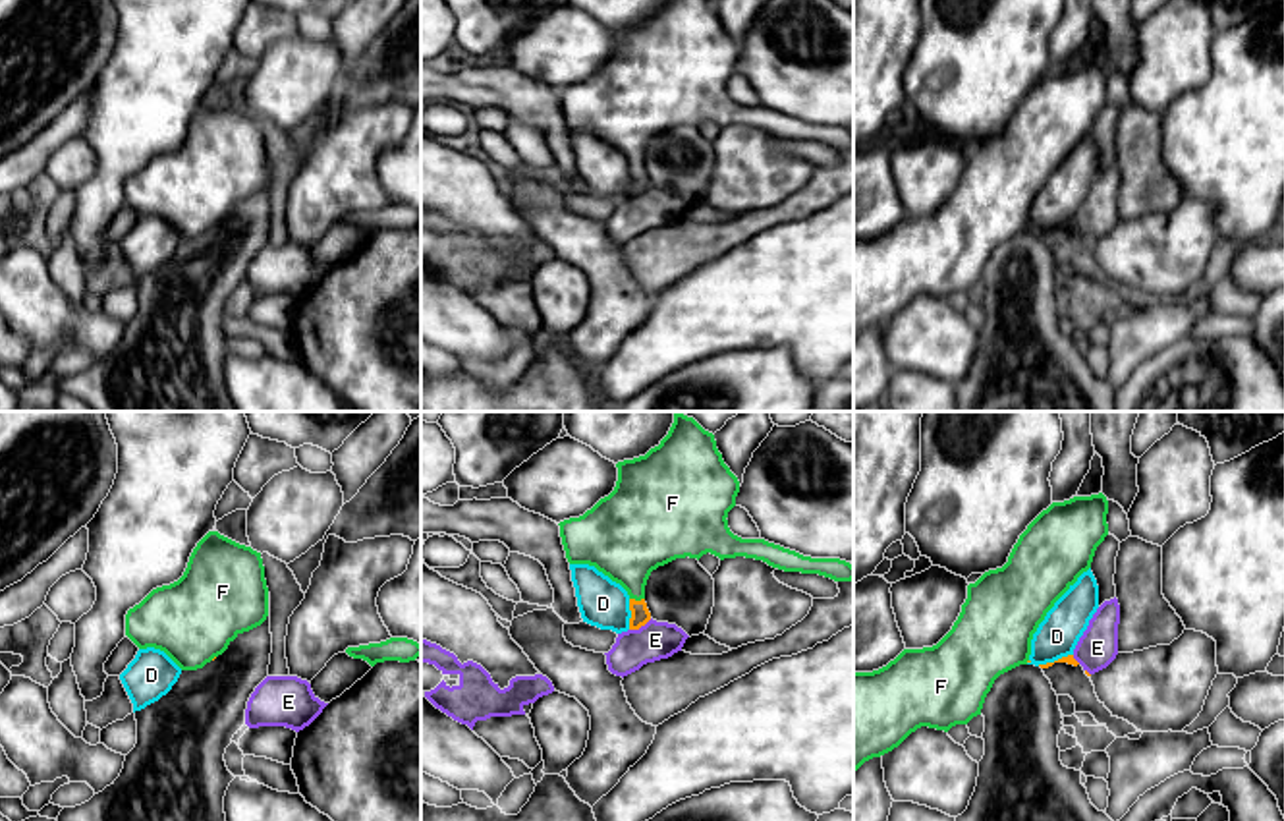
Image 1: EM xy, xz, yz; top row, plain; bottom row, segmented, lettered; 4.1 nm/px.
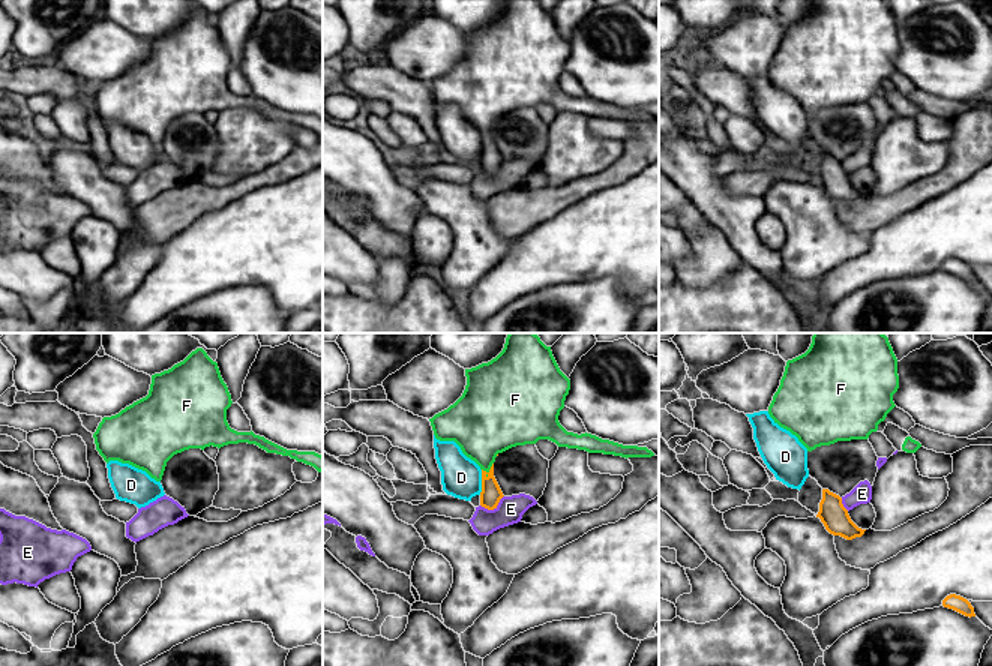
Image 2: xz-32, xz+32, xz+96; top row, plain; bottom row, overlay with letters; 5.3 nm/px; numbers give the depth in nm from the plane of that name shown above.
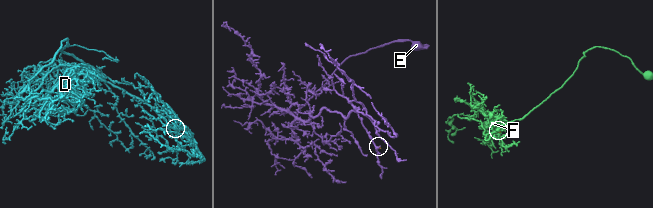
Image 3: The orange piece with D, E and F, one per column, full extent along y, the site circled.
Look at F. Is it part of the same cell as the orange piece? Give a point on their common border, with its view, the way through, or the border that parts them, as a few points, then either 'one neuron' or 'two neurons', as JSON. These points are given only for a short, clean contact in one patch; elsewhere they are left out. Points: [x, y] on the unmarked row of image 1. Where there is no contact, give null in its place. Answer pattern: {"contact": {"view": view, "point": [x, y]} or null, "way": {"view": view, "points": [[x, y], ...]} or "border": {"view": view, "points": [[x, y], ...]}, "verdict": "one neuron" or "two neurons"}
{"contact": {"view": "xz", "point": [638, 169]}, "way": {"view": "xz", "points": [[640, 180], [638, 169], [626, 111]]}, "verdict": "one neuron"}

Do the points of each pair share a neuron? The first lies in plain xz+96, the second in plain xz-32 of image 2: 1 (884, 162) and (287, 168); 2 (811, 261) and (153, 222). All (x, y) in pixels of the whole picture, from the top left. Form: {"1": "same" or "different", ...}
{"1": "different", "2": "different"}

